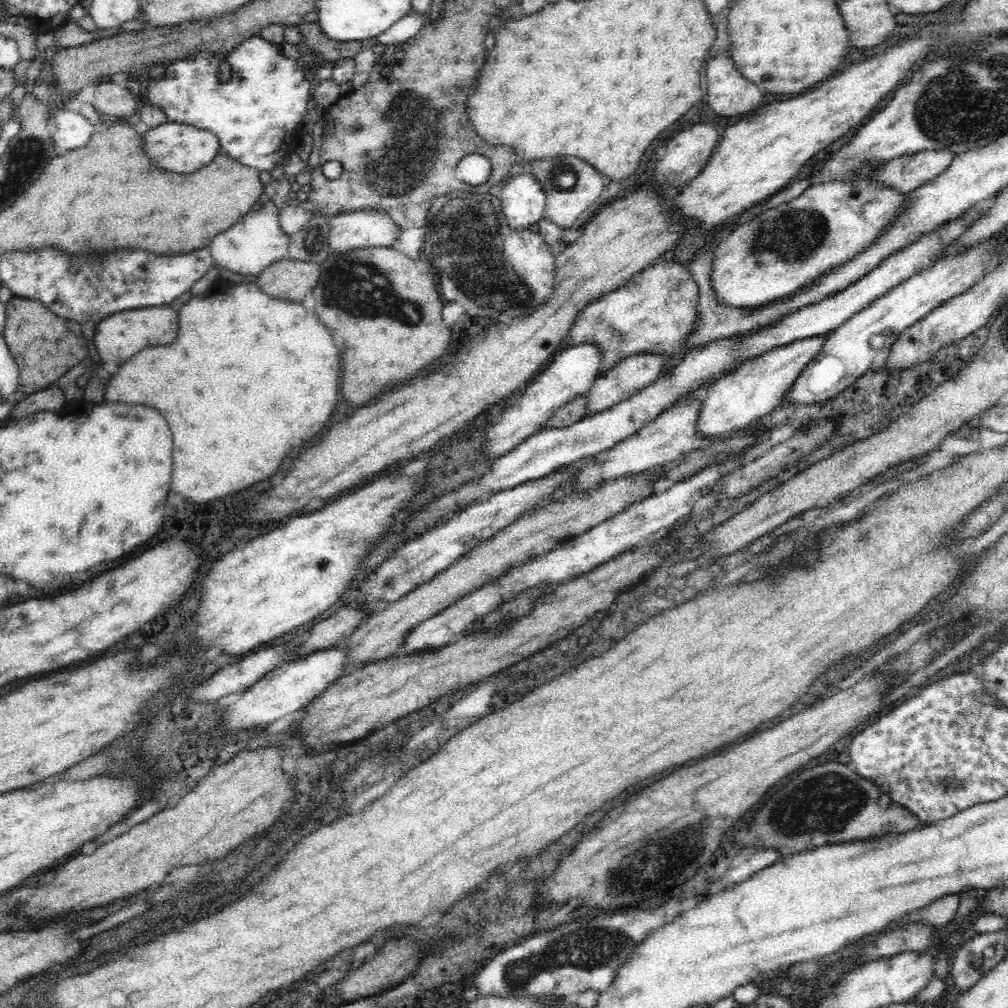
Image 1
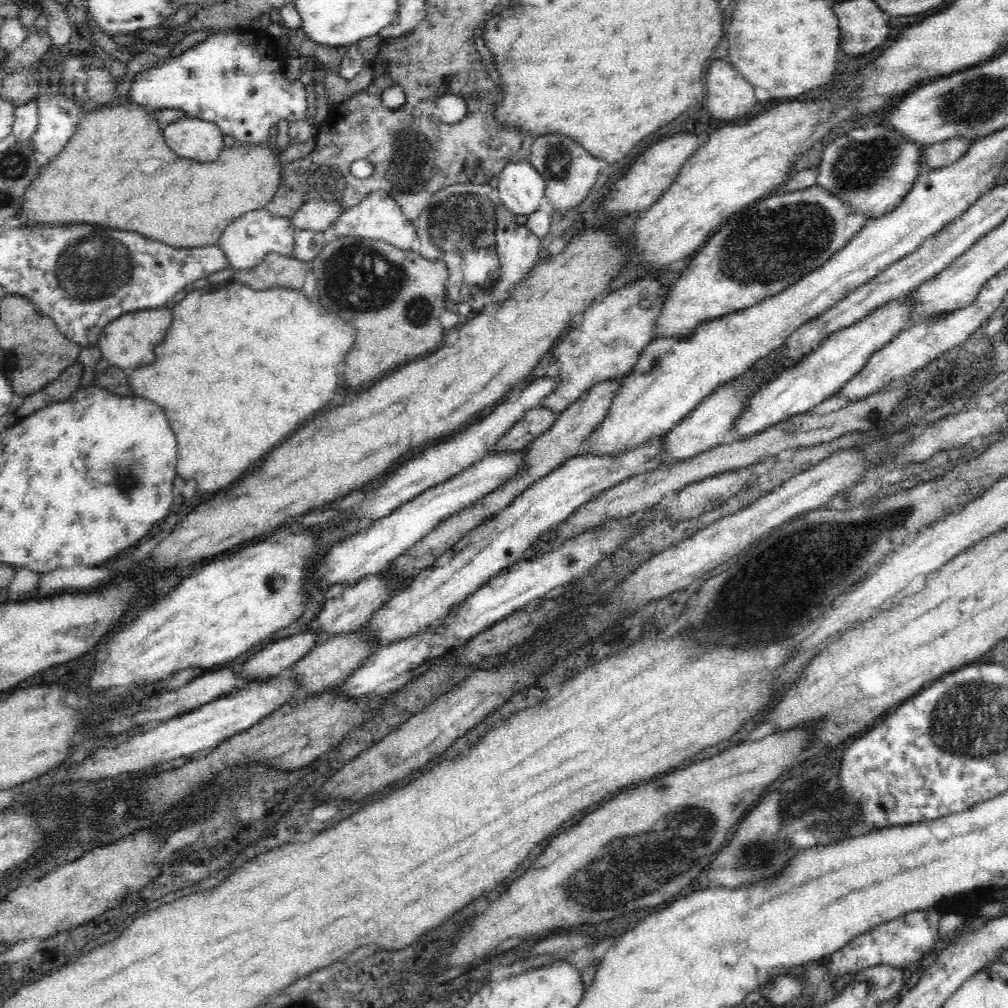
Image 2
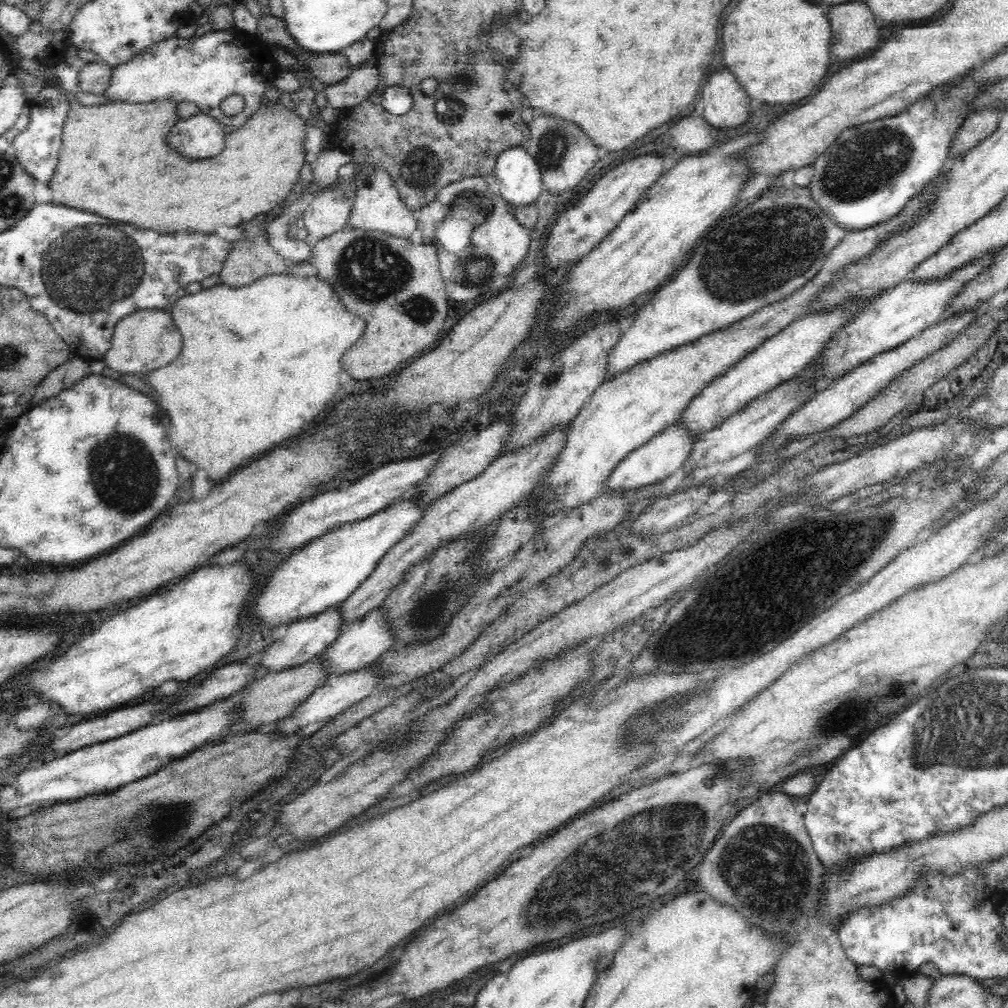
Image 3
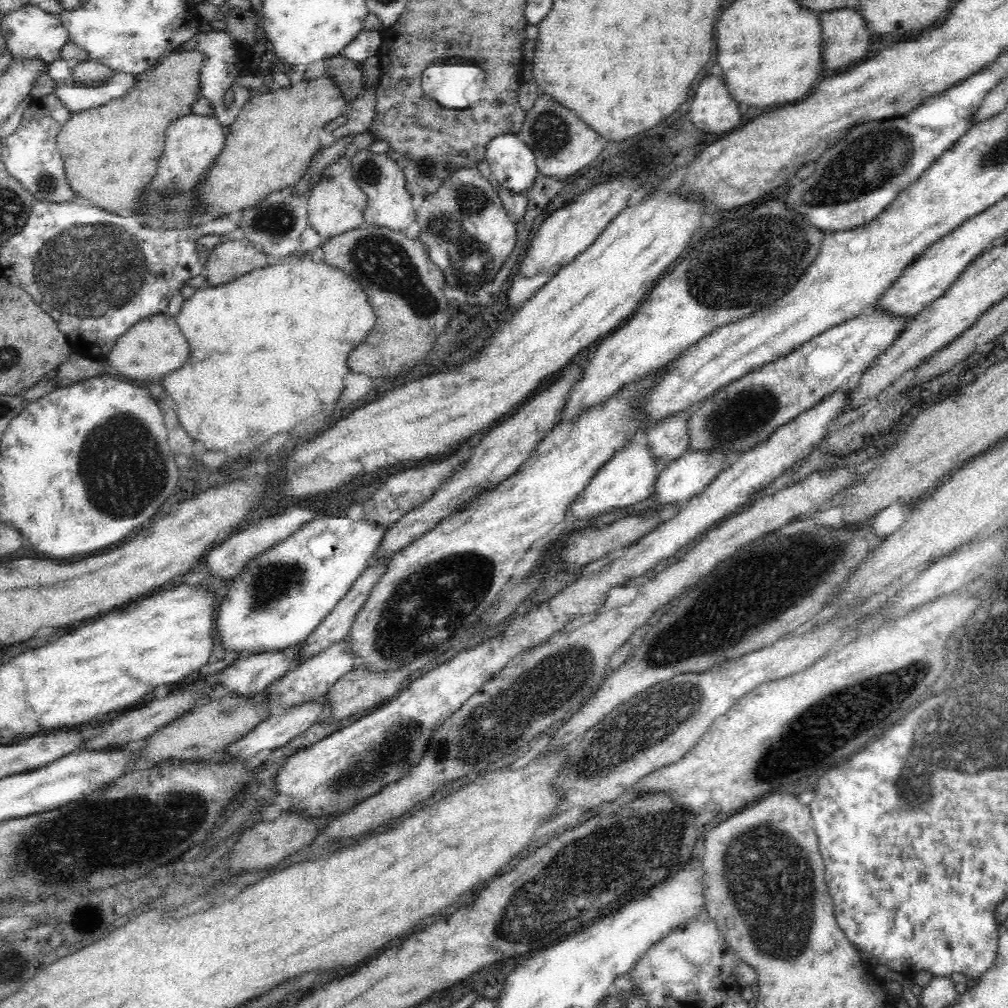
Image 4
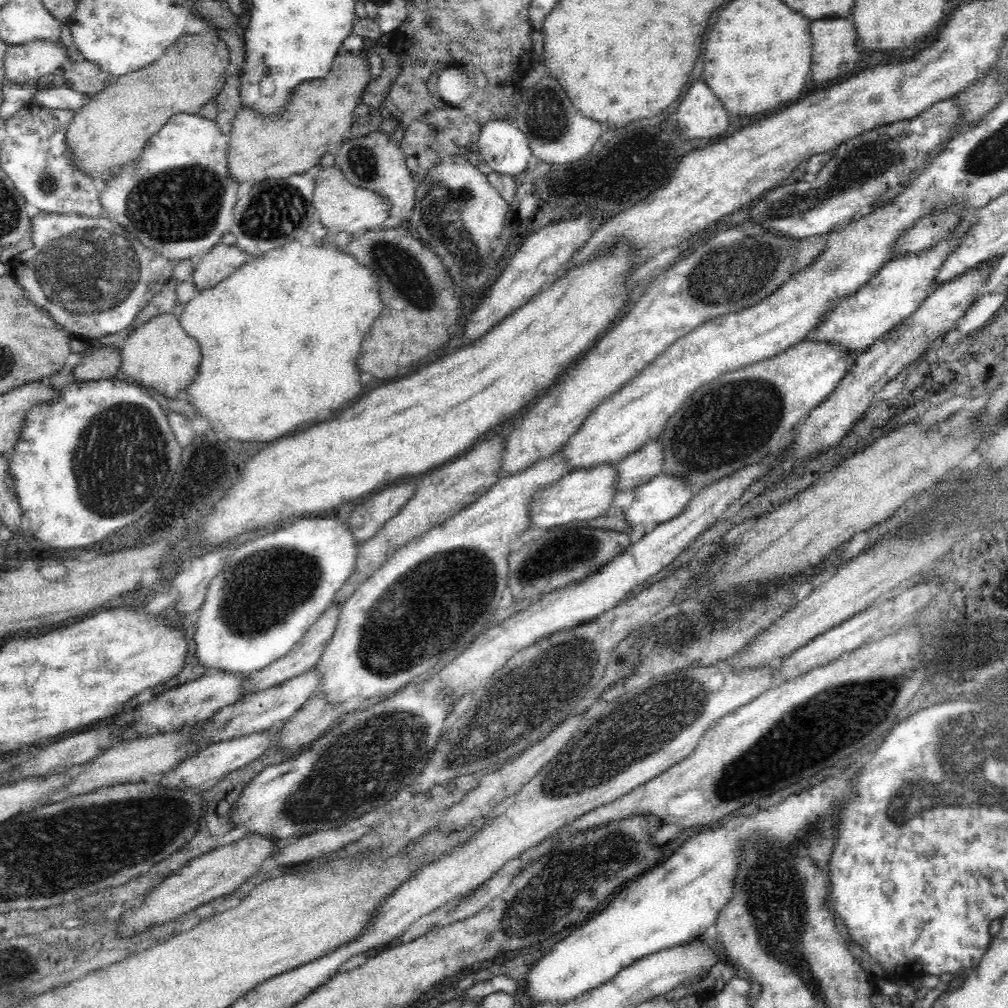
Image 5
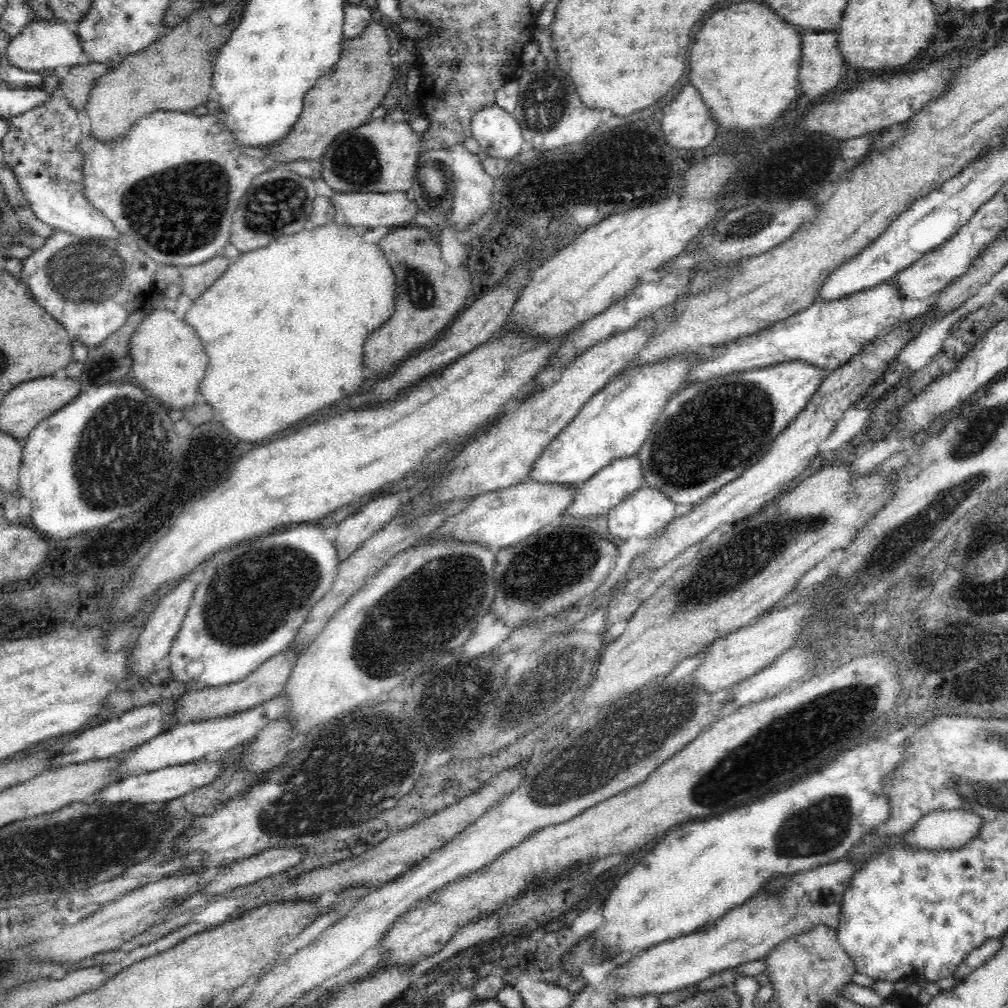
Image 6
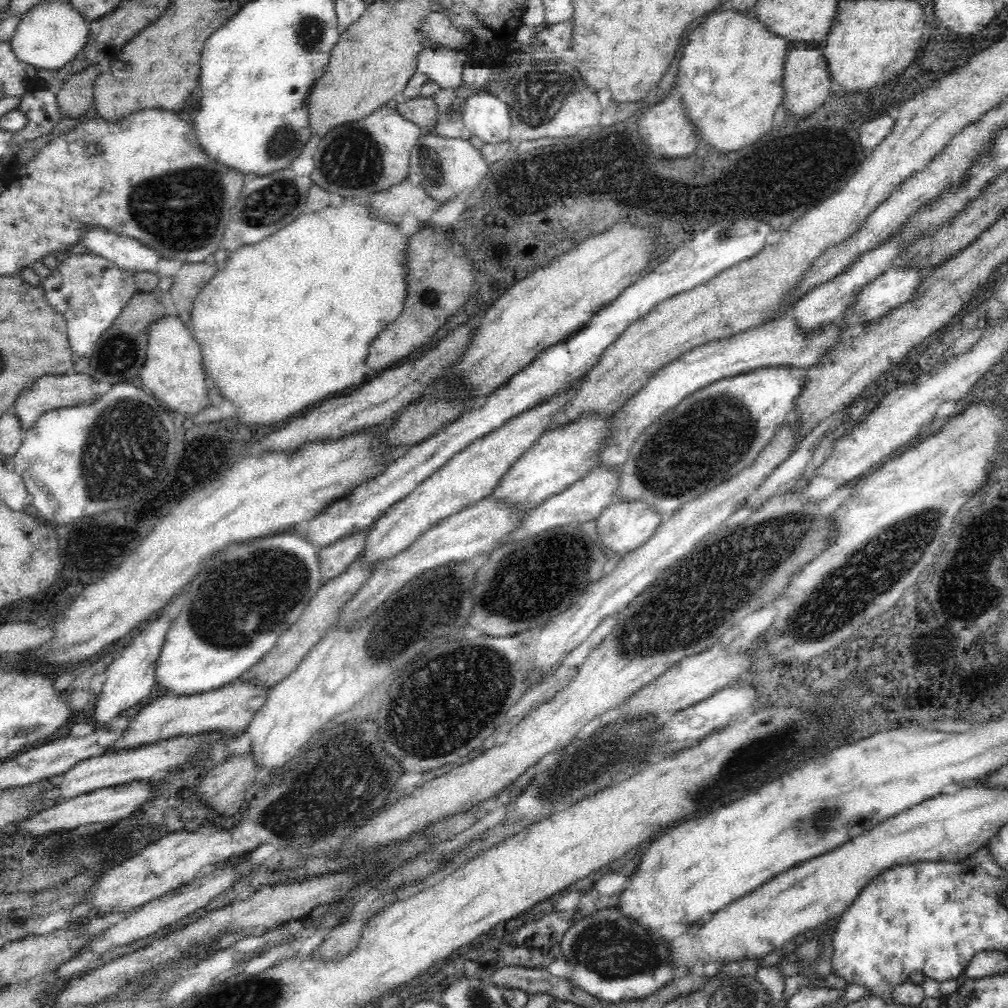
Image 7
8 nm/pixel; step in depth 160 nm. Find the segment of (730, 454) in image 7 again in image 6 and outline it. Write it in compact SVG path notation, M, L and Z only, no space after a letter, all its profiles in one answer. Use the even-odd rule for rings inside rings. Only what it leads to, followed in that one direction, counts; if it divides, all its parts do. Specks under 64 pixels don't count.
M803 361L764 367L687 384L670 398L639 448L636 455L641 460L644 486L665 494L675 503L678 515L686 515L695 504L705 501L758 462L787 424L806 409L811 396L827 377L823 377L824 370Z

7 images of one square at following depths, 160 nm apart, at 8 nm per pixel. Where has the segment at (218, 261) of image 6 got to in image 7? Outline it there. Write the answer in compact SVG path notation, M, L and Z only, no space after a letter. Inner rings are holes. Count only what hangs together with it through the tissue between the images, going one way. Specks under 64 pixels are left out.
M214 261L201 263L184 263L173 277L171 295L176 304L177 314L190 322L188 314L199 292L219 271L221 264Z

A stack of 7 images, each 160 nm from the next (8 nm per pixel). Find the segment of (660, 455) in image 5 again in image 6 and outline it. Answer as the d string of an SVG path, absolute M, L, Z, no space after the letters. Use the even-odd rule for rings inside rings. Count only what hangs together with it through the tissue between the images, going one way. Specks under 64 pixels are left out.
M637 455L612 461L580 485L575 501L565 510L565 514L574 518L594 518L600 514L606 515L611 508L642 487L644 487L644 479L641 460L637 458Z

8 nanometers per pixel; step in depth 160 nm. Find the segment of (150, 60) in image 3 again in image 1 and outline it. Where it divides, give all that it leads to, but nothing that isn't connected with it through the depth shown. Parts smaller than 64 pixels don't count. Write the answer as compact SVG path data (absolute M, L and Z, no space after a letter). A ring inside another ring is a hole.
M256 35L242 41L222 60L216 60L214 55L206 52L198 52L196 56L190 56L190 59L176 59L167 66L164 78L150 84L149 104L159 108L166 115L168 122L194 125L196 128L213 132L230 158L248 167L254 167L260 173L270 172L284 162L284 156L288 152L294 152L301 144L304 116L312 97L310 80L299 62L300 55L286 45L272 43L261 35ZM223 60L231 70L230 80L226 82L217 78L217 69Z

